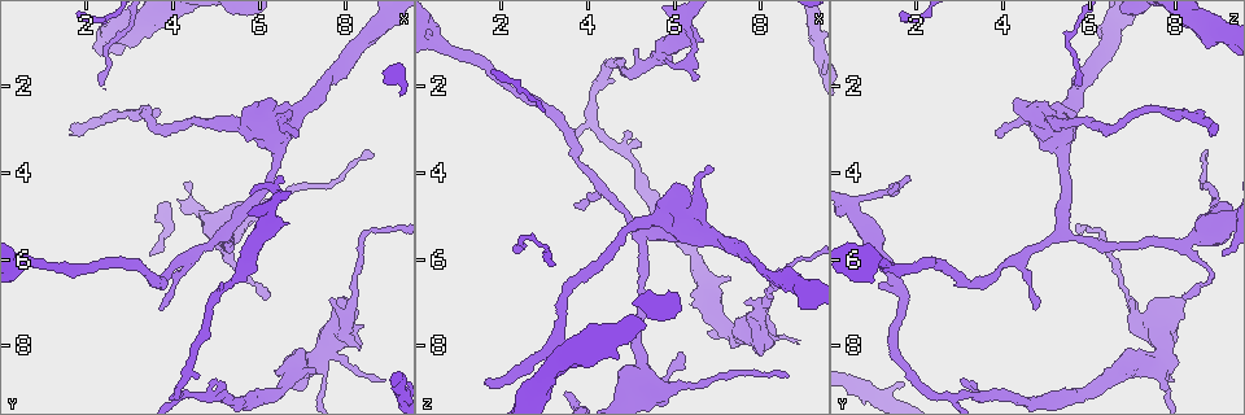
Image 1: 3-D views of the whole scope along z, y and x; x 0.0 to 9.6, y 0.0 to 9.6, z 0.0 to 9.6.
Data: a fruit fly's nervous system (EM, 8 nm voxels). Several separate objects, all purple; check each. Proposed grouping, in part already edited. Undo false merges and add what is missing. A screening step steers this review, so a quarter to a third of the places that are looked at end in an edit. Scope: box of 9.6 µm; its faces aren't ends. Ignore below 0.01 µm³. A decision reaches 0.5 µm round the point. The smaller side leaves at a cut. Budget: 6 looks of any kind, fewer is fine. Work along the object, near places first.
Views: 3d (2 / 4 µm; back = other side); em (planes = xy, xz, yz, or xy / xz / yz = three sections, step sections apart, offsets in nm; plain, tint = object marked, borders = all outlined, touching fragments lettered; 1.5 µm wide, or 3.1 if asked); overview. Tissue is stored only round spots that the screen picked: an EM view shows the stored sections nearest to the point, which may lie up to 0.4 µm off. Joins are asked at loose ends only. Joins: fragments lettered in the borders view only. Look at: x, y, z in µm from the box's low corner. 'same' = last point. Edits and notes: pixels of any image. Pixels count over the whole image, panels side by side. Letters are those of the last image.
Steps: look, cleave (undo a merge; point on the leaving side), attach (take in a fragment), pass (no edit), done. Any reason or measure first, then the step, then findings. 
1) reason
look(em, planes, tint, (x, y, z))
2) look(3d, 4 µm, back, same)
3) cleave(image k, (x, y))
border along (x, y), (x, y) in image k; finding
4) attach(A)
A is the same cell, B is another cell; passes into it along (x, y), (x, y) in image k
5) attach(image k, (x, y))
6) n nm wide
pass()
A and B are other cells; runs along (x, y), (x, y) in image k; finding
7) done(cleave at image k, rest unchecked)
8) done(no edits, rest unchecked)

thin end
look(em, planes, plain, (8.85, 8.80, 7.90))

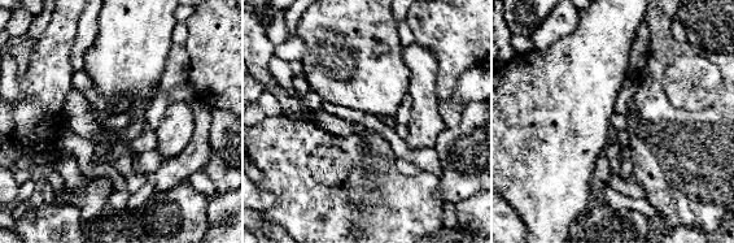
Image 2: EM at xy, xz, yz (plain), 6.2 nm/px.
what lies round it
look(em, planes, borders, same)

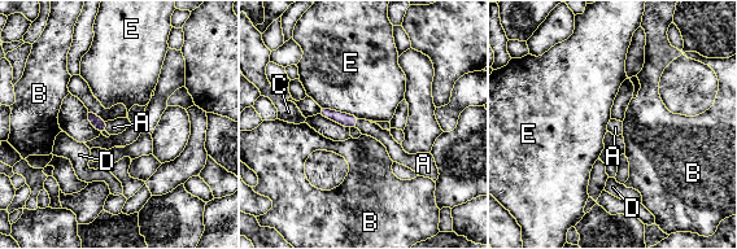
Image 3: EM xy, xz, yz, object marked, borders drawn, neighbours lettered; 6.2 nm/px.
E touches over 260 nm
attach(A)
A is the same cell, B, C, D and E are other cells; passes into it along (100, 125), (105, 126), (113, 127) in image 3; the cell continues

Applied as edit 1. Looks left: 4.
look(overview)

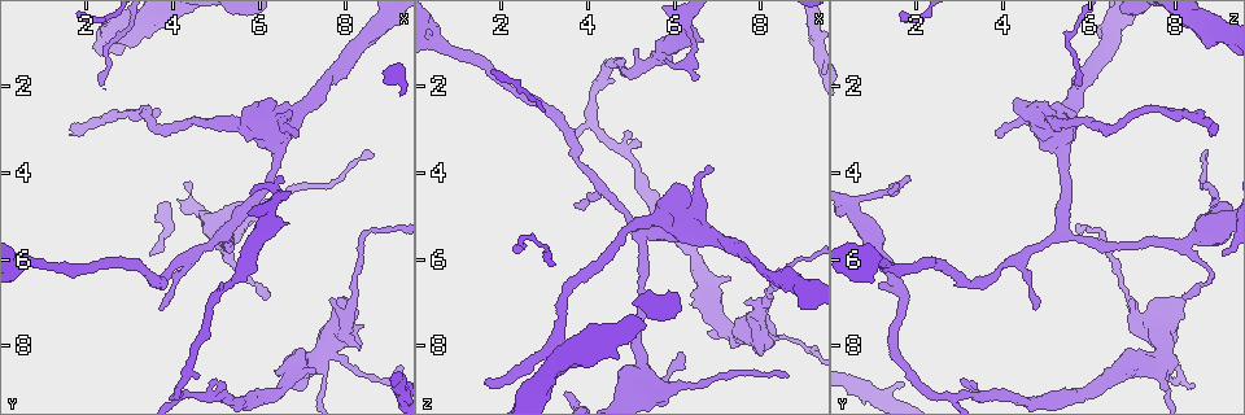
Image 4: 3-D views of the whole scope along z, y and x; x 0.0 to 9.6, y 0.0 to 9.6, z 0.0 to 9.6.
tapers out
look(em, yz, step 8, borders, (2.40, 1.95, 5.75))

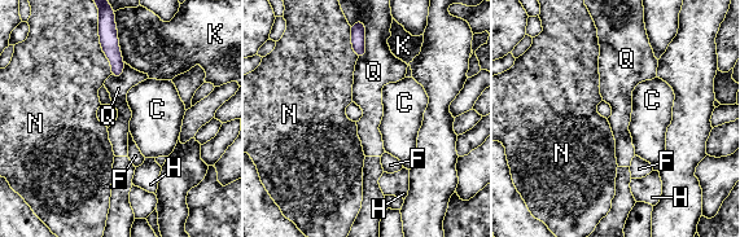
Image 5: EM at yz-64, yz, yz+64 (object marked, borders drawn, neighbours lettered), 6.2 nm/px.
another direction
look(em, planes, borders, same)

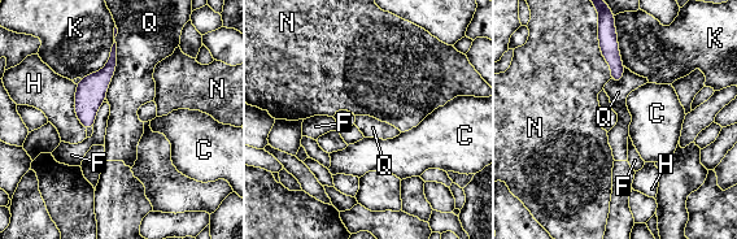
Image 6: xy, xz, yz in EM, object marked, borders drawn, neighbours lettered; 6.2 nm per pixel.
pass()
C, F, H, K, N and Q are other cells; border along (103, 101), (92, 126) in image 6; none of them fits

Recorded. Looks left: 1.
done(attach at image 3, rest unchecked)

